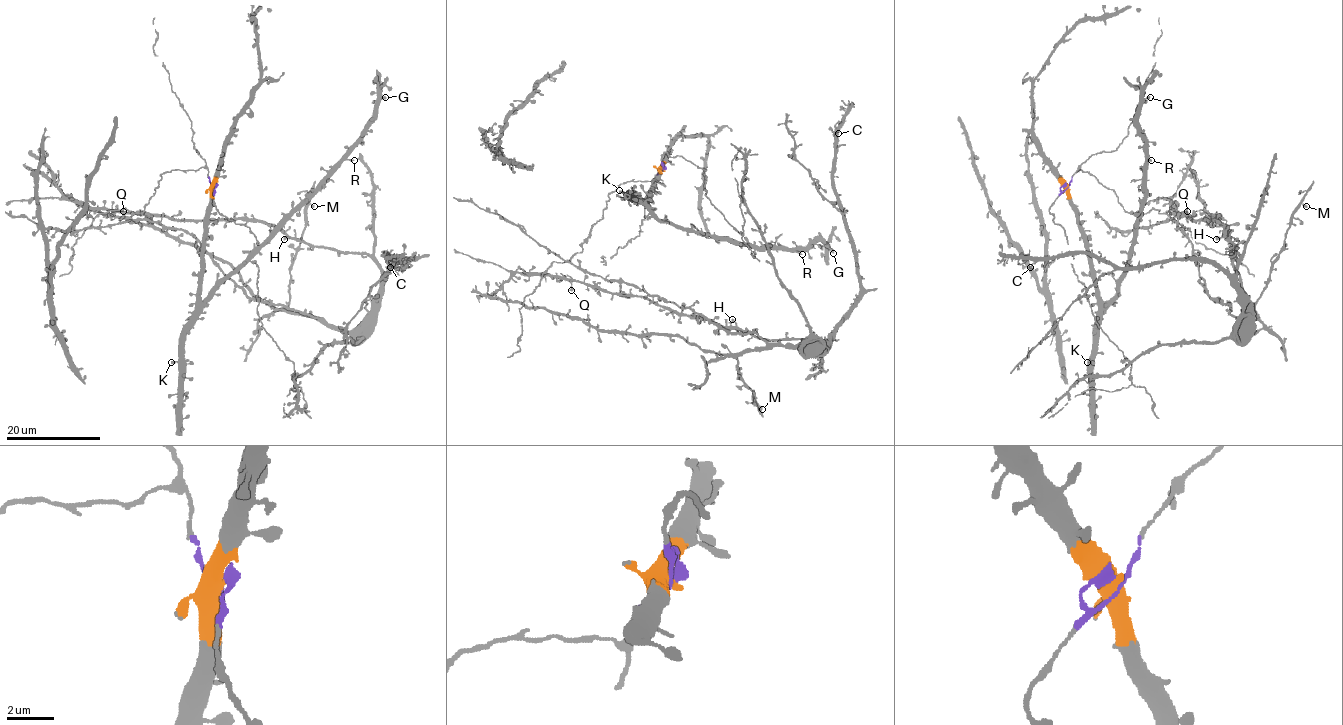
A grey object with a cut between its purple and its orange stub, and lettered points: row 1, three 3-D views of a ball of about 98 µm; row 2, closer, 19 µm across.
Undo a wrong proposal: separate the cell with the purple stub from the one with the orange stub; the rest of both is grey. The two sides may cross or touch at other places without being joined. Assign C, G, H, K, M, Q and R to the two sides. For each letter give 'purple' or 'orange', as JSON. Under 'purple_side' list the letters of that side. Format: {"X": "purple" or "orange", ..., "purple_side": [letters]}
{"C": "purple", "G": "orange", "H": "purple", "K": "orange", "M": "purple", "Q": "purple", "R": "orange", "purple_side": ["C", "H", "M", "Q"]}

